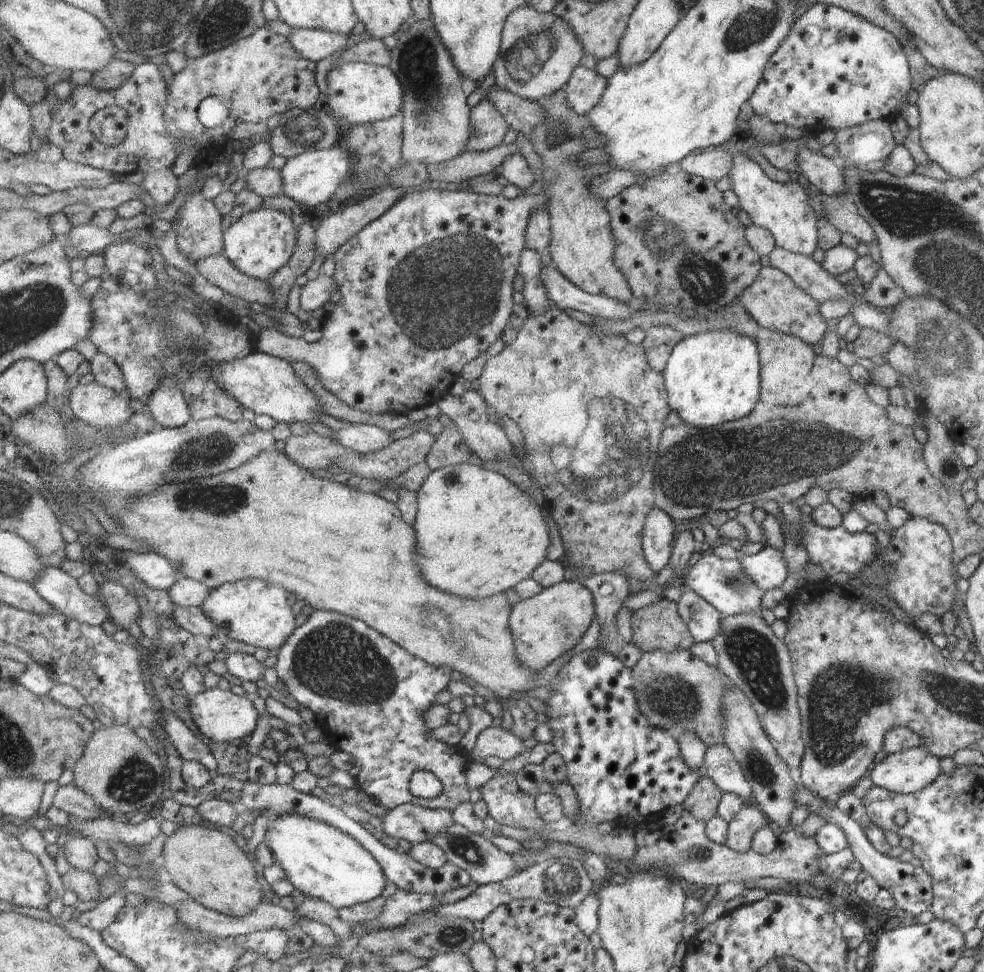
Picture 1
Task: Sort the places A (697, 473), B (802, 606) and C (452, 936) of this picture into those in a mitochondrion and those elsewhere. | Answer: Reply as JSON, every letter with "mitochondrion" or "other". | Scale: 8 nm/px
{"A":"mitochondrion","B":"other","C":"mitochondrion"}

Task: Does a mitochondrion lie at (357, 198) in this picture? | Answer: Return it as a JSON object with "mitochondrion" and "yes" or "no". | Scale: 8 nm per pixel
{"mitochondrion":"no"}

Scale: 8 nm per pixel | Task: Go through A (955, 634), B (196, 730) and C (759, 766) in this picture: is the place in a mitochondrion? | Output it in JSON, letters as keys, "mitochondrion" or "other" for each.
{"A":"other","B":"other","C":"mitochondrion"}

